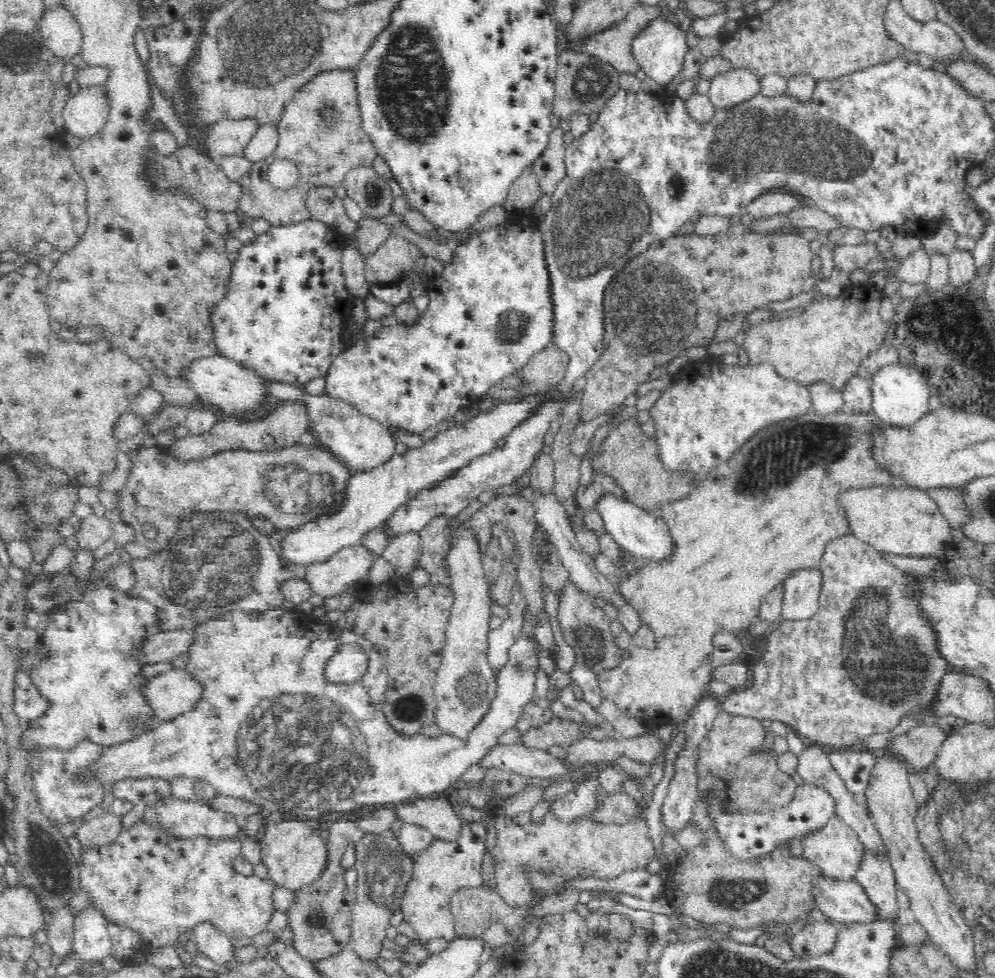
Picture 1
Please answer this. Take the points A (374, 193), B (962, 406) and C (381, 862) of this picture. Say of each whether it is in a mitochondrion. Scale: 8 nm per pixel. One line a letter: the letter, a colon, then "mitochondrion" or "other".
A: mitochondrion
B: other
C: mitochondrion

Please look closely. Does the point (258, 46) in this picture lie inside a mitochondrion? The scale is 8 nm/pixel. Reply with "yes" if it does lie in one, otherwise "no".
yes

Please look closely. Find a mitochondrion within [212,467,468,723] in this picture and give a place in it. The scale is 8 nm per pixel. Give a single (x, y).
(319, 520)

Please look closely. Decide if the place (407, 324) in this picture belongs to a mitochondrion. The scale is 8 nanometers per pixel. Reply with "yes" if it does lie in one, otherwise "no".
no

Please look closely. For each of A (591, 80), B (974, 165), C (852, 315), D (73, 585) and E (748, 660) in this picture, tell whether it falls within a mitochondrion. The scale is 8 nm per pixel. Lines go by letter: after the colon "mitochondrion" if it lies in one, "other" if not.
A: mitochondrion
B: other
C: other
D: mitochondrion
E: other

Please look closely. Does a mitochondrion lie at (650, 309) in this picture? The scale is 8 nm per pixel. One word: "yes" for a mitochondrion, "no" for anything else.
yes

